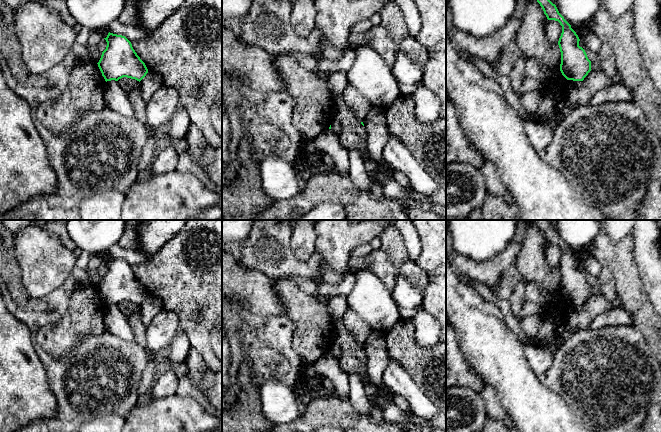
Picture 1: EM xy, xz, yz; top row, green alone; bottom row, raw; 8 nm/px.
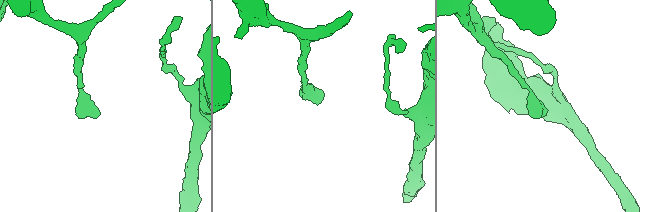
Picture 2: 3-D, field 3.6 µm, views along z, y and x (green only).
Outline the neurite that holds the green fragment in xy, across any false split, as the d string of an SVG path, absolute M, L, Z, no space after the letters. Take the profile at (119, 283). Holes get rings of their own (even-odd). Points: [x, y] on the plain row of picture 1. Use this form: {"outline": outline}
{"outline": "M110 256L104 263L107 270L97 288L105 305L118 305L127 301L140 306L148 297L148 293L131 266L125 260Z"}

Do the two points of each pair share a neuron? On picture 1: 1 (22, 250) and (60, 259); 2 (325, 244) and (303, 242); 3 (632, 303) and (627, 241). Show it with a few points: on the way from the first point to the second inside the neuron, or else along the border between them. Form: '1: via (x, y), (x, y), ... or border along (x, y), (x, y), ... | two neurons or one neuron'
1: via (31, 254), (36, 259), (51, 259) | one neuron
2: border along (314, 230), (316, 235), (315, 249) | two neurons
3: via (630, 288), (627, 280), (627, 256) | one neuron

